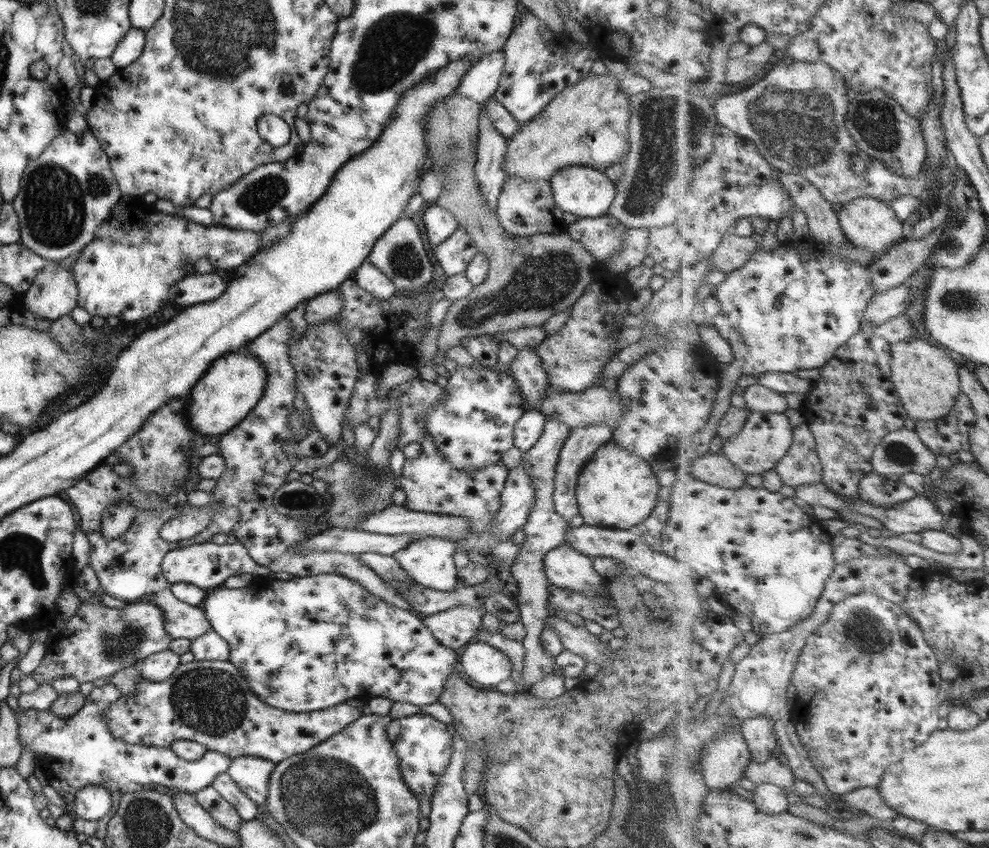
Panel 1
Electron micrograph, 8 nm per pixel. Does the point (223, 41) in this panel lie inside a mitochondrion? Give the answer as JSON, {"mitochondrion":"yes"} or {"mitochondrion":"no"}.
{"mitochondrion":"yes"}

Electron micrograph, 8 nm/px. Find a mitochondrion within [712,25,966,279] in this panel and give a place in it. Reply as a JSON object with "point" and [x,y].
{"point":[796,120]}

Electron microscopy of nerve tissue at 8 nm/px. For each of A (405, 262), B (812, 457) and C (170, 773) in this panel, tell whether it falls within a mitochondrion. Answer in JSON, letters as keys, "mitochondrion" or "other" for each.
{"A":"mitochondrion","B":"other","C":"other"}

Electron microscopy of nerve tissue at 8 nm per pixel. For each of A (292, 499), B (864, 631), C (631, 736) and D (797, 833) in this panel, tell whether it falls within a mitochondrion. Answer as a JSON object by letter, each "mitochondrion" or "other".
{"A":"mitochondrion","B":"mitochondrion","C":"other","D":"mitochondrion"}

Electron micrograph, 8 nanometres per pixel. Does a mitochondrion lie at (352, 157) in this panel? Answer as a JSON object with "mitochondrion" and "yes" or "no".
{"mitochondrion":"no"}

